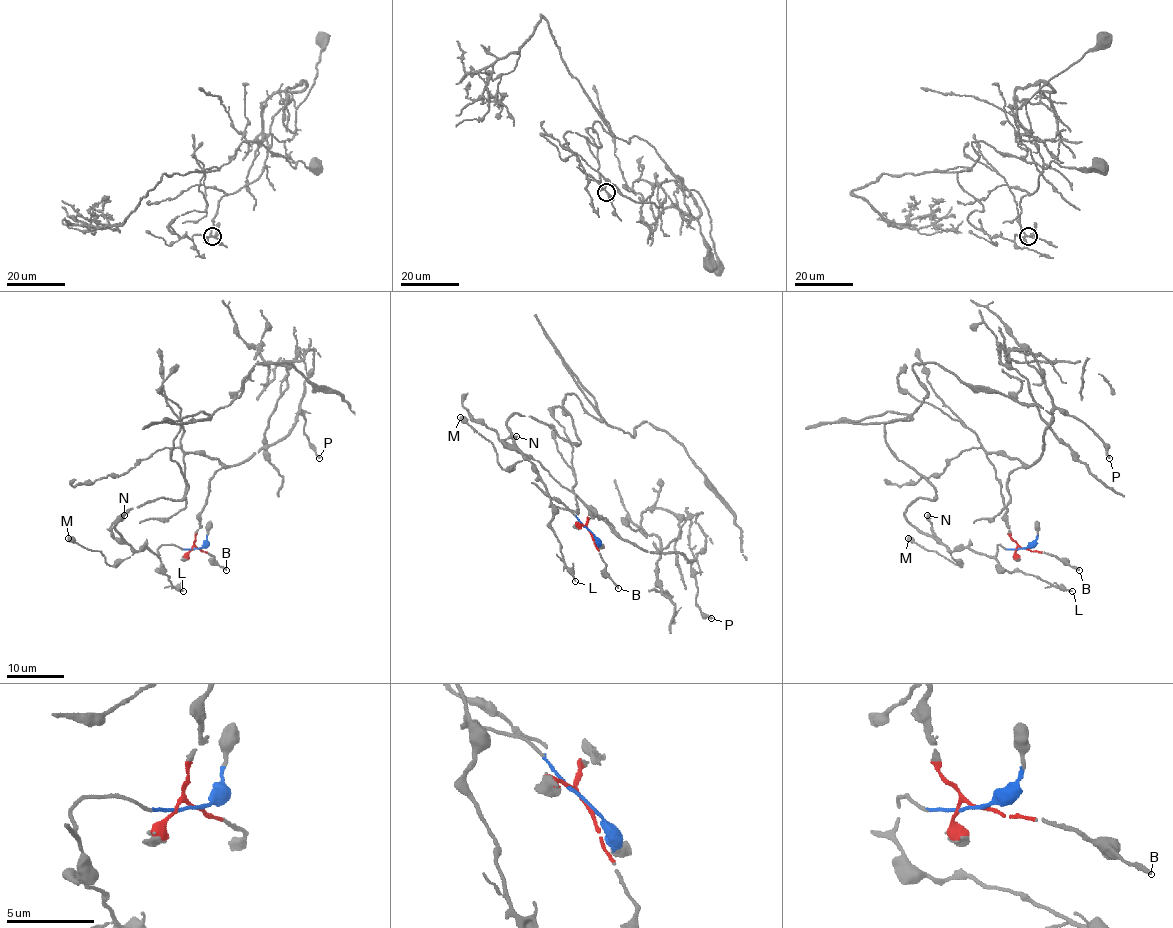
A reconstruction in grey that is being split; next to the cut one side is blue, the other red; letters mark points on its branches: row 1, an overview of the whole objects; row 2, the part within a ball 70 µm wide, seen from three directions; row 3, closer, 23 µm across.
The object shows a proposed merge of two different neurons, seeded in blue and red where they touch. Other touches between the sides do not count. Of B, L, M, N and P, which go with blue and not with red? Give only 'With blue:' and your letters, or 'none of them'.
With blue: L, M, N

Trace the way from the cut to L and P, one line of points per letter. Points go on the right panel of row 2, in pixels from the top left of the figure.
L: (1023, 548), (998, 545), (996, 558), (1003, 570), (1021, 571), (1072, 591)
P: (1023, 548), (1006, 524), (1008, 477), (1041, 455), (1052, 413), (1065, 410), (1079, 418), (1102, 441), (1109, 458)

